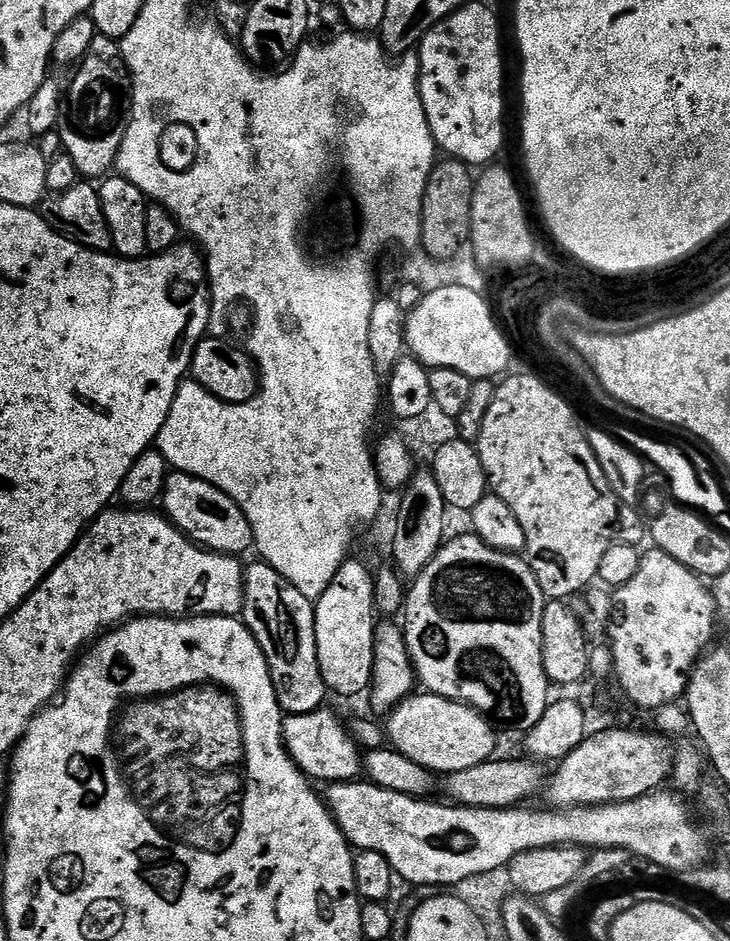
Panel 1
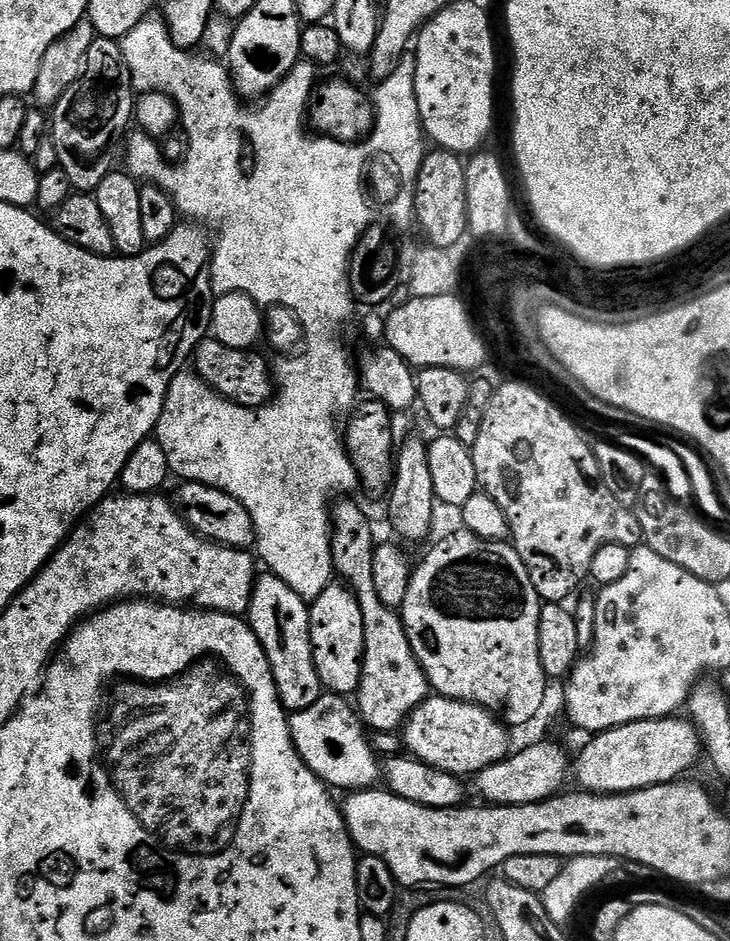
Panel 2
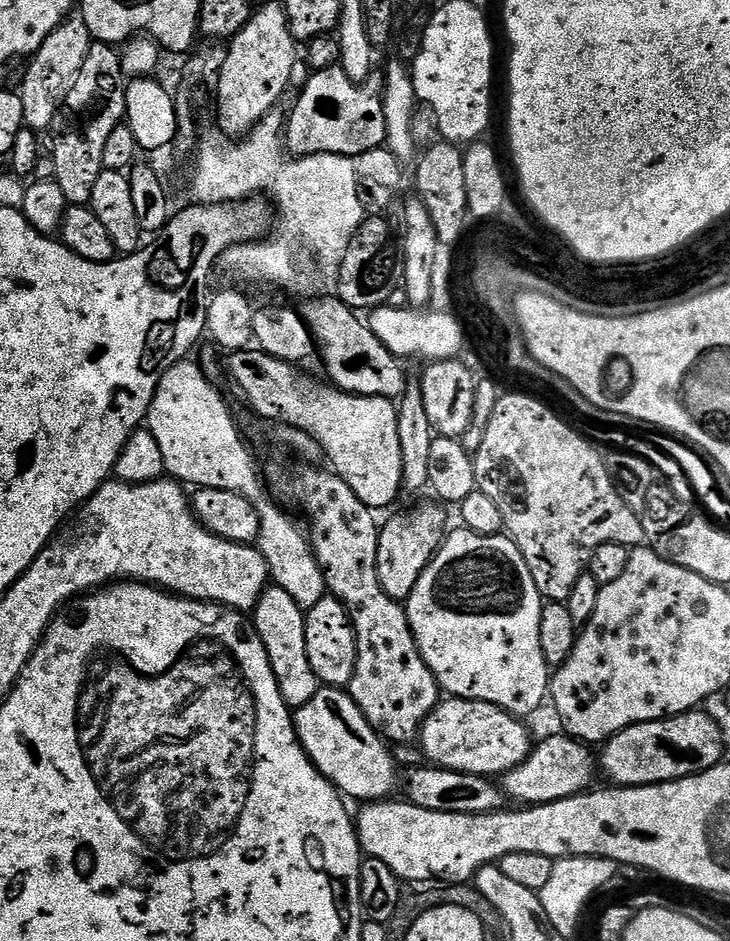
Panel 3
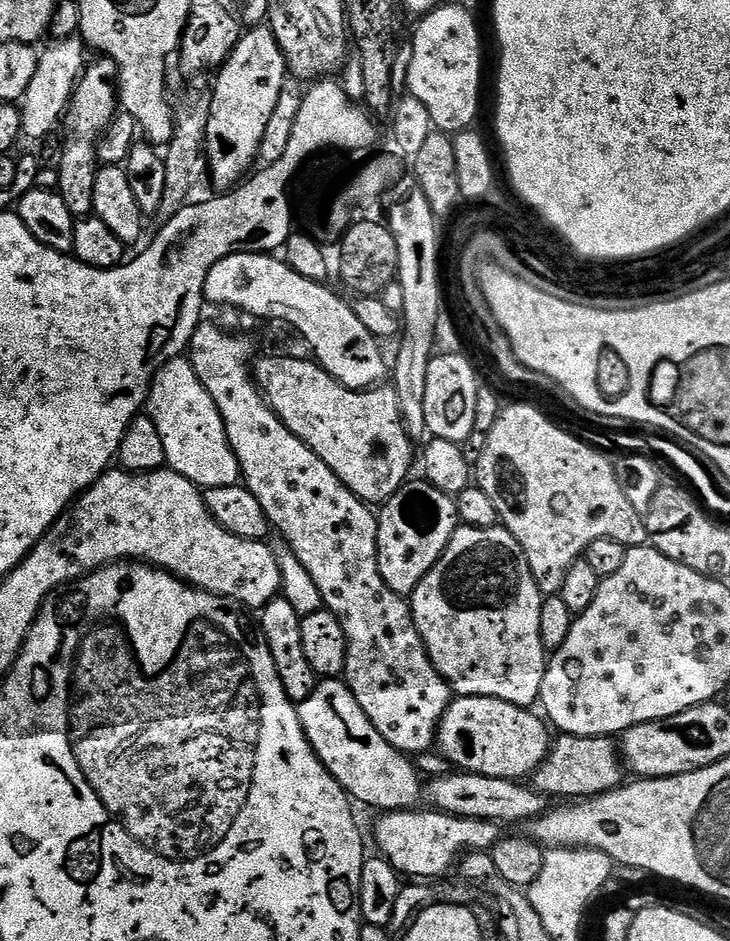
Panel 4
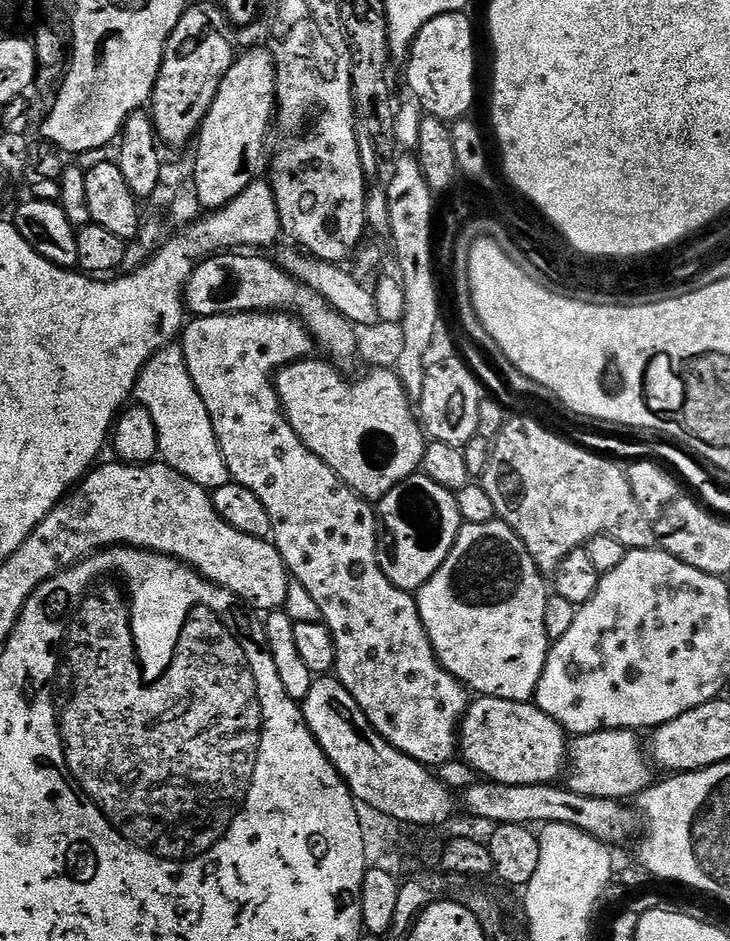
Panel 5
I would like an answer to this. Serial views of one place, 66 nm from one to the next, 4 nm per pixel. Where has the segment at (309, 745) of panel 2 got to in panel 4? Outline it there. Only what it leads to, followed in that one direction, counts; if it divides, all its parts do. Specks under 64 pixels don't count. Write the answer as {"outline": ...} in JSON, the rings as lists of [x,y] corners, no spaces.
{"outline":[[[324,678],[317,683],[314,694],[298,706],[306,738],[316,756],[330,775],[344,787],[357,805],[381,808],[381,813],[406,812],[422,800],[422,780],[409,757],[400,752],[366,718],[362,706],[340,678]]]}

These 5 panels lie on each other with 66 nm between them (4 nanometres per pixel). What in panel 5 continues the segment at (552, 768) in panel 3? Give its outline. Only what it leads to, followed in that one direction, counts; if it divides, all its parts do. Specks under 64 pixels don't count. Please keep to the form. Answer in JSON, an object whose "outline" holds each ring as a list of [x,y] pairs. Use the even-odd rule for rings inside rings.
{"outline":[[[607,728],[594,734],[577,736],[568,744],[566,786],[571,792],[586,794],[599,800],[628,802],[639,797],[653,783],[648,769],[649,757],[636,741],[637,733],[631,728]],[[645,756],[645,757],[644,757]],[[568,776],[568,780],[567,780]]]}

